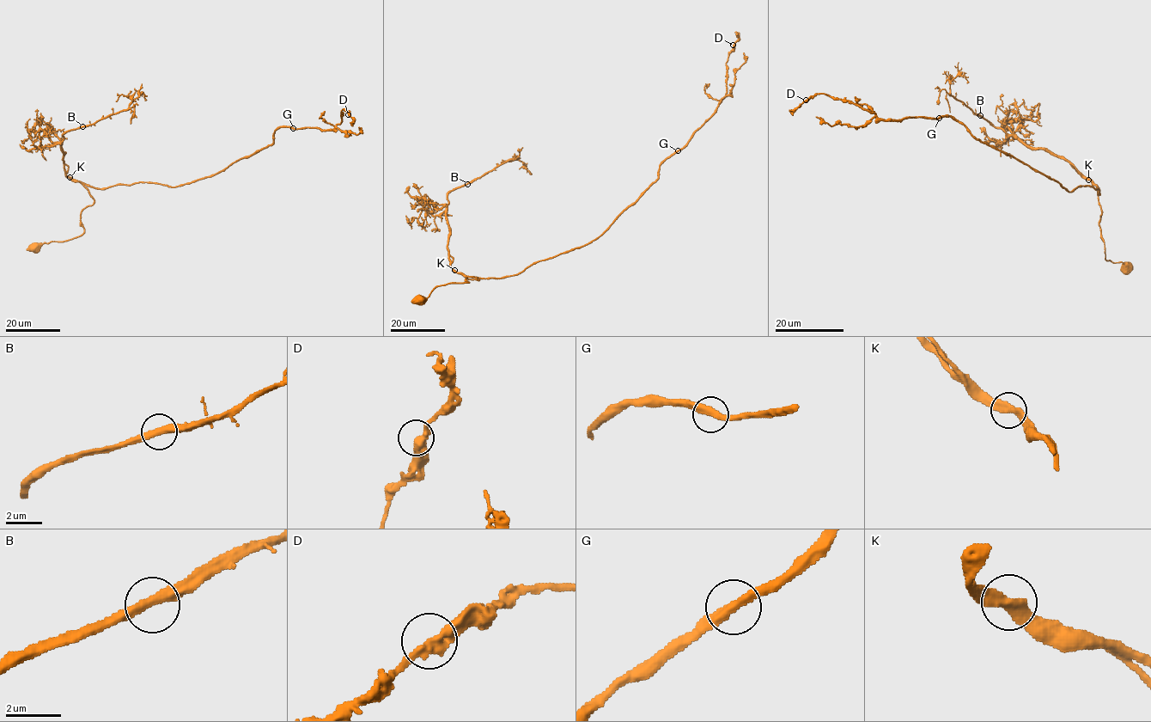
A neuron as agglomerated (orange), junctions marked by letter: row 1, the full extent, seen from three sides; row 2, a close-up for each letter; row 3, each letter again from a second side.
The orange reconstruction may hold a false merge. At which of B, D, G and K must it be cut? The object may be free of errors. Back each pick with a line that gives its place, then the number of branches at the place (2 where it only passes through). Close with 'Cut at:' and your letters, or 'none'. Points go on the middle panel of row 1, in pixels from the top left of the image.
Cut at: none

